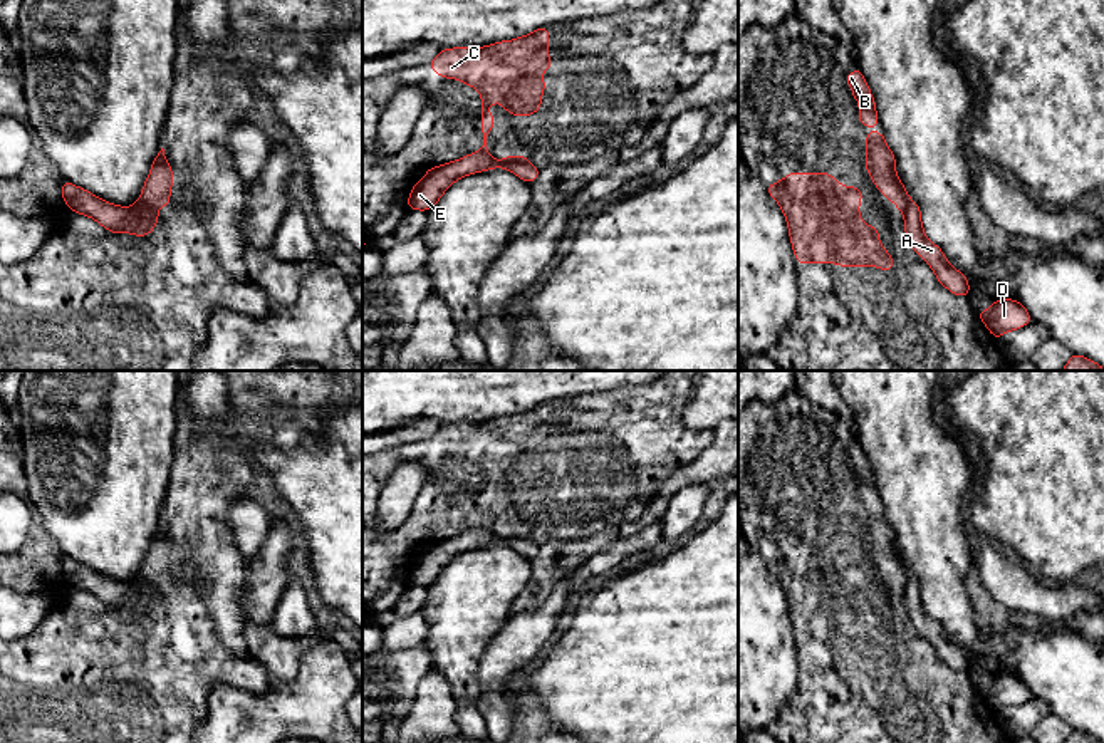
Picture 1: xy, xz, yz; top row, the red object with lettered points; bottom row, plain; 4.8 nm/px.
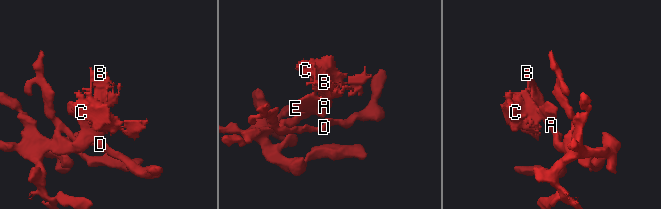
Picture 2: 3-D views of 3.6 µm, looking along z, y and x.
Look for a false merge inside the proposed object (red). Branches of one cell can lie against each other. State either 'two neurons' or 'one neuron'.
two neurons

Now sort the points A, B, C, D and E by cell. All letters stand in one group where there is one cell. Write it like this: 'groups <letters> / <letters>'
groups A D E / B C

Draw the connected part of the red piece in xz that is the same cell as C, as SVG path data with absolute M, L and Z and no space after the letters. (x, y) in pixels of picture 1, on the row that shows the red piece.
M549 27L487 47L441 49L428 67L480 91L482 153L488 153L488 131L495 127L488 112L492 102L500 102L510 116L534 116L542 107L547 87L542 70L554 67L549 60Z

